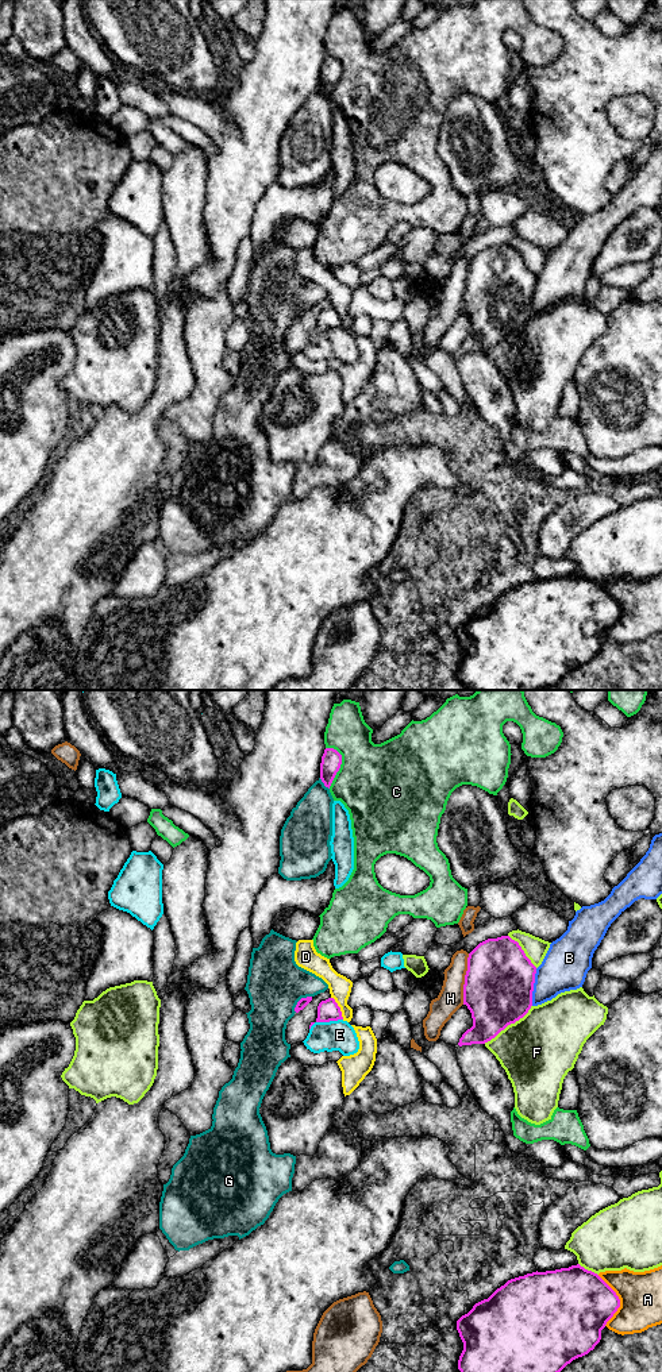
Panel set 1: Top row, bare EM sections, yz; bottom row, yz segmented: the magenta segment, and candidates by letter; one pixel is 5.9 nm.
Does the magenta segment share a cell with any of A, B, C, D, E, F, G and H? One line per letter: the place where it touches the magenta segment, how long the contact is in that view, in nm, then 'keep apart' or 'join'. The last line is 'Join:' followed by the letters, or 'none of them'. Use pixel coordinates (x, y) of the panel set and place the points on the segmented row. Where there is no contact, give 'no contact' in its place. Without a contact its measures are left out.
A: contact yz (619, 1301); length 300 nm; keep apart
B: contact yz (532, 987); length 220 nm; keep apart
C: contact yz (339, 767); length 240 nm; keep apart
D: contact yz (339, 1008); length 150 nm; keep apart
E: contact yz (324, 1021); length 220 nm; keep apart
F: contact yz (508, 1024); length 360 nm; keep apart
G: contact yz (300, 999); length 140 nm; keep apart
H: contact yz (465, 979); length 300 nm; keep apart
Join: none of them

